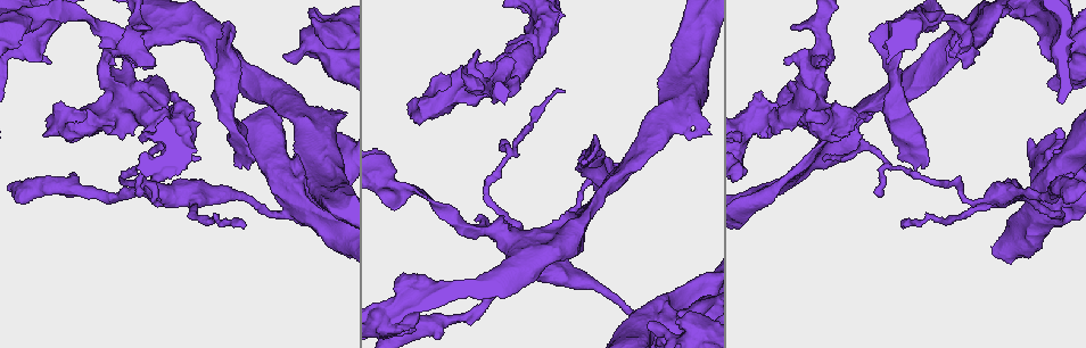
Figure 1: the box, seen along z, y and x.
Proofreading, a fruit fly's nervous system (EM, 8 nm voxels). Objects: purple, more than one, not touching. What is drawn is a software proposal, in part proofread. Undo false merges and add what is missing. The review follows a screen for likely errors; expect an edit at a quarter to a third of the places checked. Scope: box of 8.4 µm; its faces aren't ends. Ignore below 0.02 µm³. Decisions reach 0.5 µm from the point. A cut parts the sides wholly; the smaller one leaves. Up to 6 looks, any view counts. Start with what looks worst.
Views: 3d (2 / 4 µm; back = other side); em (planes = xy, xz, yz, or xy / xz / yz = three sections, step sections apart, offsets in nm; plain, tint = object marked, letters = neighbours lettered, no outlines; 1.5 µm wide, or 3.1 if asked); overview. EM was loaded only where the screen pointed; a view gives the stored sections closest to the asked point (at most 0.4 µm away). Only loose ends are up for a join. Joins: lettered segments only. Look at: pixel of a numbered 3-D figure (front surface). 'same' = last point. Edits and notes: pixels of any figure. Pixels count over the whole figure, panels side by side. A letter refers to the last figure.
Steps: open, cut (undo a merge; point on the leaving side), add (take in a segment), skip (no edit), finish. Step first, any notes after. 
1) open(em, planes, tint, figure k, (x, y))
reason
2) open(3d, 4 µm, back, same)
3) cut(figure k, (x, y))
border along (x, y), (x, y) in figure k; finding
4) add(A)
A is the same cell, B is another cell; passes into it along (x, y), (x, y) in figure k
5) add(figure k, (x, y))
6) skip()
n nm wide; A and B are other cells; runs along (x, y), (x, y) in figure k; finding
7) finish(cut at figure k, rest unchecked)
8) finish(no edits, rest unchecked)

open(em, planes, plain, figure 1, (278, 214))
calibre changes

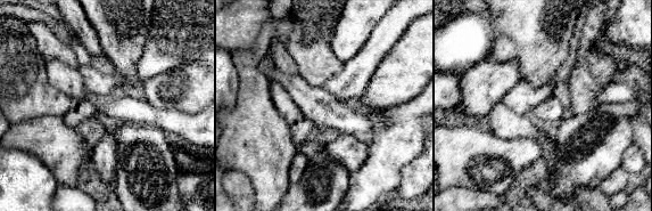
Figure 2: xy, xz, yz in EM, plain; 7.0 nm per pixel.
open(em, planes, letters, same)

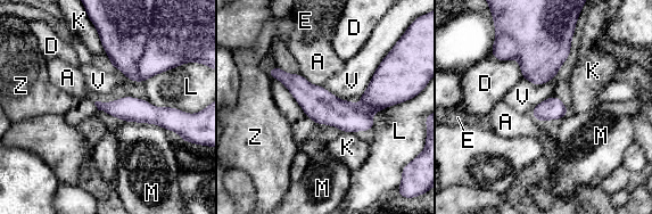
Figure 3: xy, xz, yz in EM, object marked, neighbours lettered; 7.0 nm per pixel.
cut(figure 3, (123, 29))
A, D, E, K, L, M, V and Z are other cells; border along (147, 40), (137, 63), (142, 81) in figure 3; a second neuron is stuck on

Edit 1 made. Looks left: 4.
open(overview)

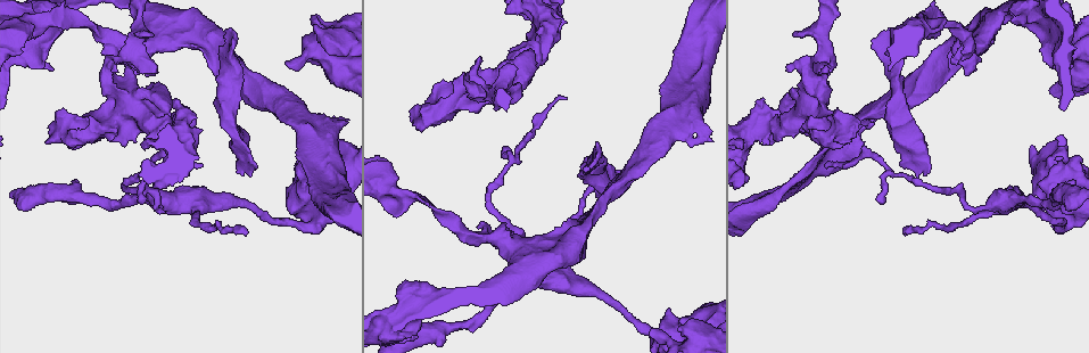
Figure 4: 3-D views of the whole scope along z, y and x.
open(em, yz, step 4, tint, figure 4, (514, 66))

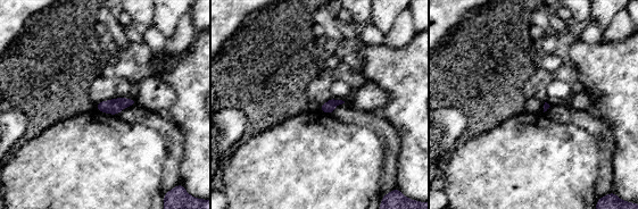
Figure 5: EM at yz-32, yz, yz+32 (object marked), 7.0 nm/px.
open(em, planes, letters, same)
another direction

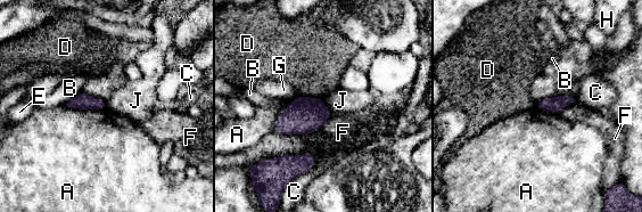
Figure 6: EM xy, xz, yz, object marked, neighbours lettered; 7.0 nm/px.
skip()
A, B, C, D, E, F, G, H and J are other cells; border along (321, 99), (331, 112) in figure 6; no lettered segment goes on from it

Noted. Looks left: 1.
finish(cut at figure 3, rest unchecked)

